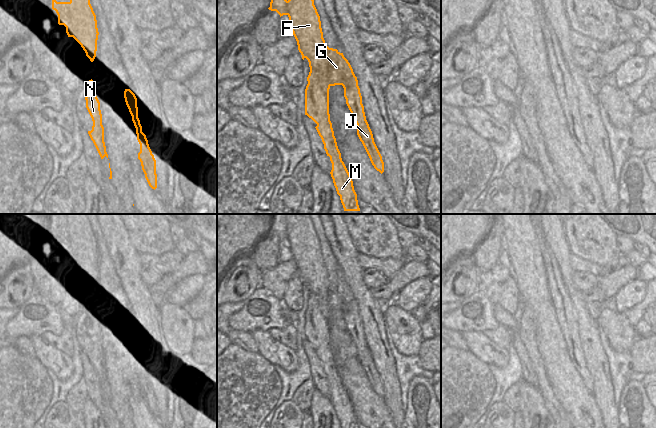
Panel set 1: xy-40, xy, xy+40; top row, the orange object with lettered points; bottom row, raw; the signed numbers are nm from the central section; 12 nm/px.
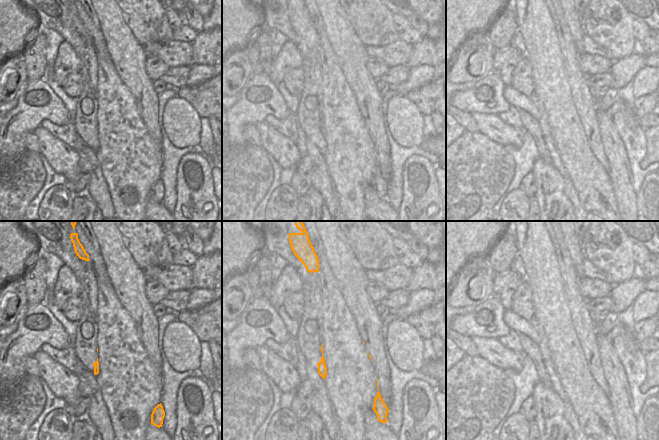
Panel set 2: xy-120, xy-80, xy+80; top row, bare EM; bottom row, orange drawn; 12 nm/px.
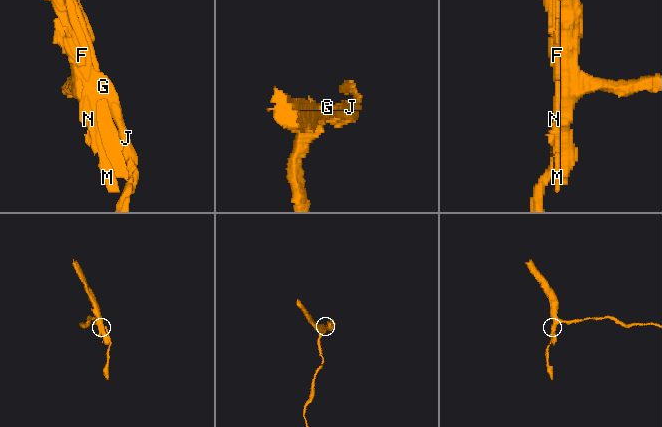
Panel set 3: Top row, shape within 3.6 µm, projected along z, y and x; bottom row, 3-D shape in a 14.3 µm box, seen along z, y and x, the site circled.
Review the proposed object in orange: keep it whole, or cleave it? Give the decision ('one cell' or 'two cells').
two cells

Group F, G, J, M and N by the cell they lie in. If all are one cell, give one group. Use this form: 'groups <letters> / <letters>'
groups F M N / G J

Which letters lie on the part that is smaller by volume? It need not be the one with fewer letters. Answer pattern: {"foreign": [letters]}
{"foreign": ["G", "J"]}

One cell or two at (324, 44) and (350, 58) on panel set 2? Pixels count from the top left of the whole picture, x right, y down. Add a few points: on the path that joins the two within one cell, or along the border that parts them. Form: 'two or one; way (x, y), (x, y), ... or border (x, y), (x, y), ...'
two; border (324, 26), (326, 36), (332, 48)

